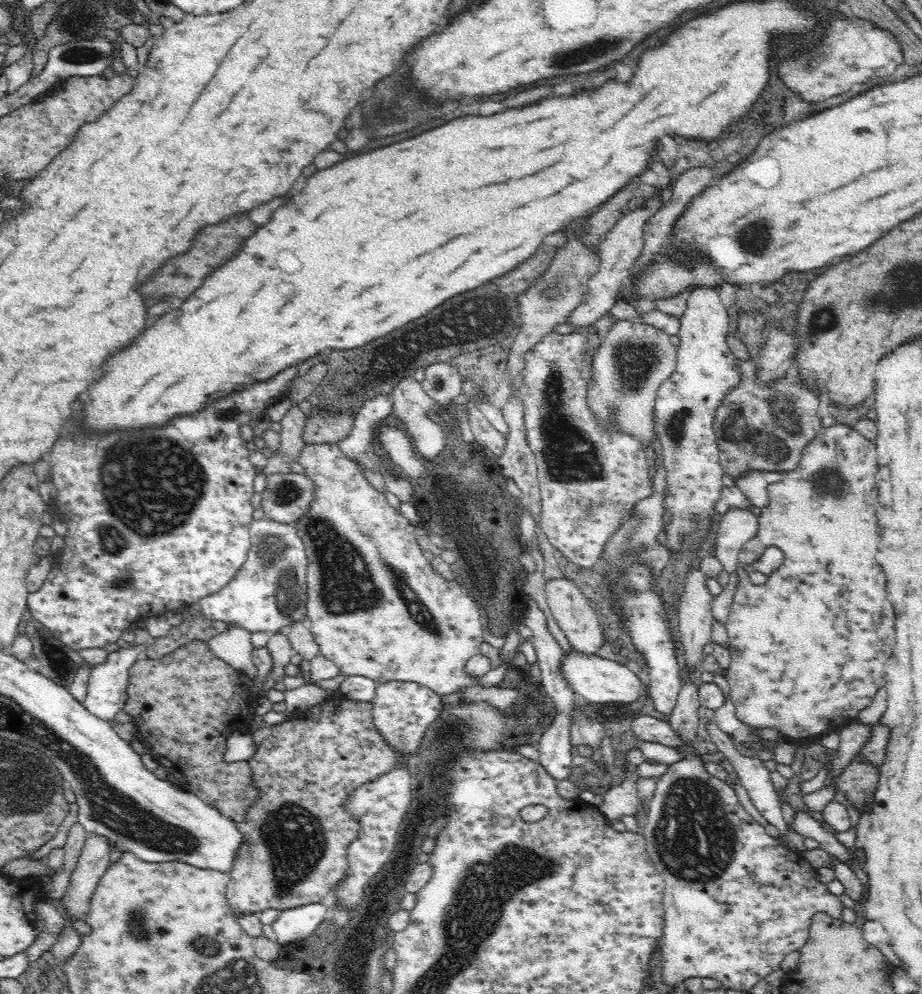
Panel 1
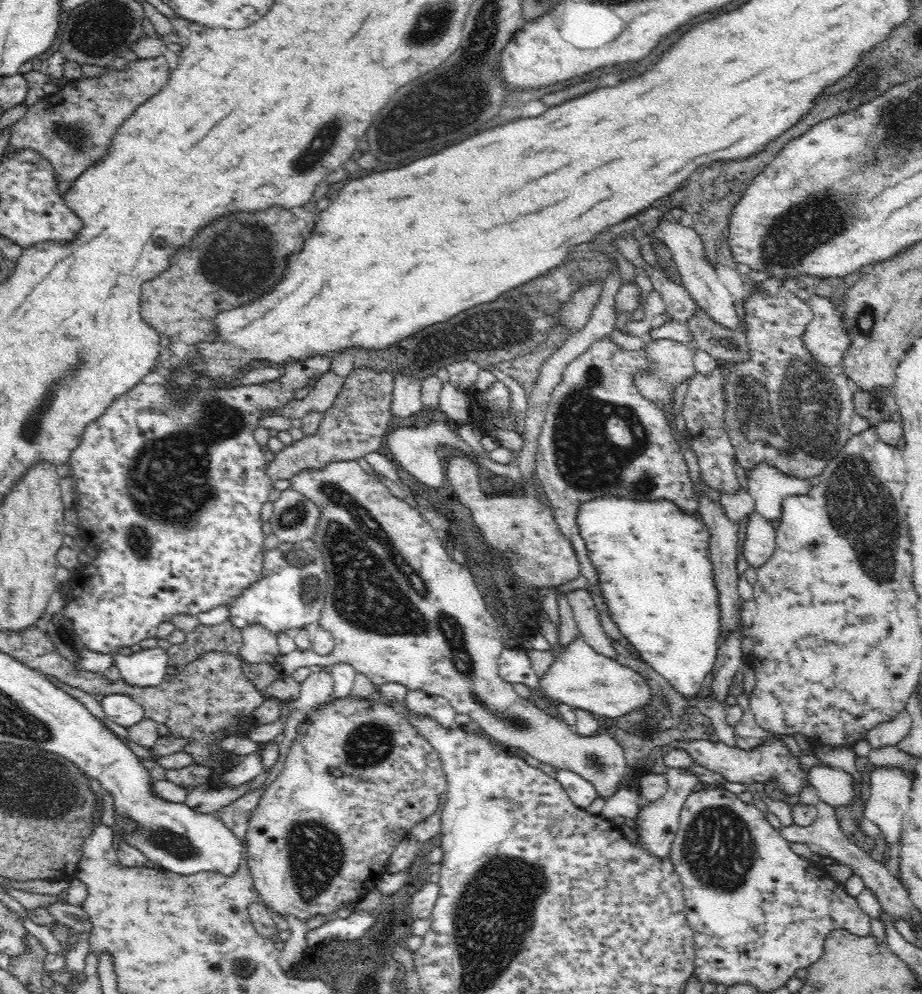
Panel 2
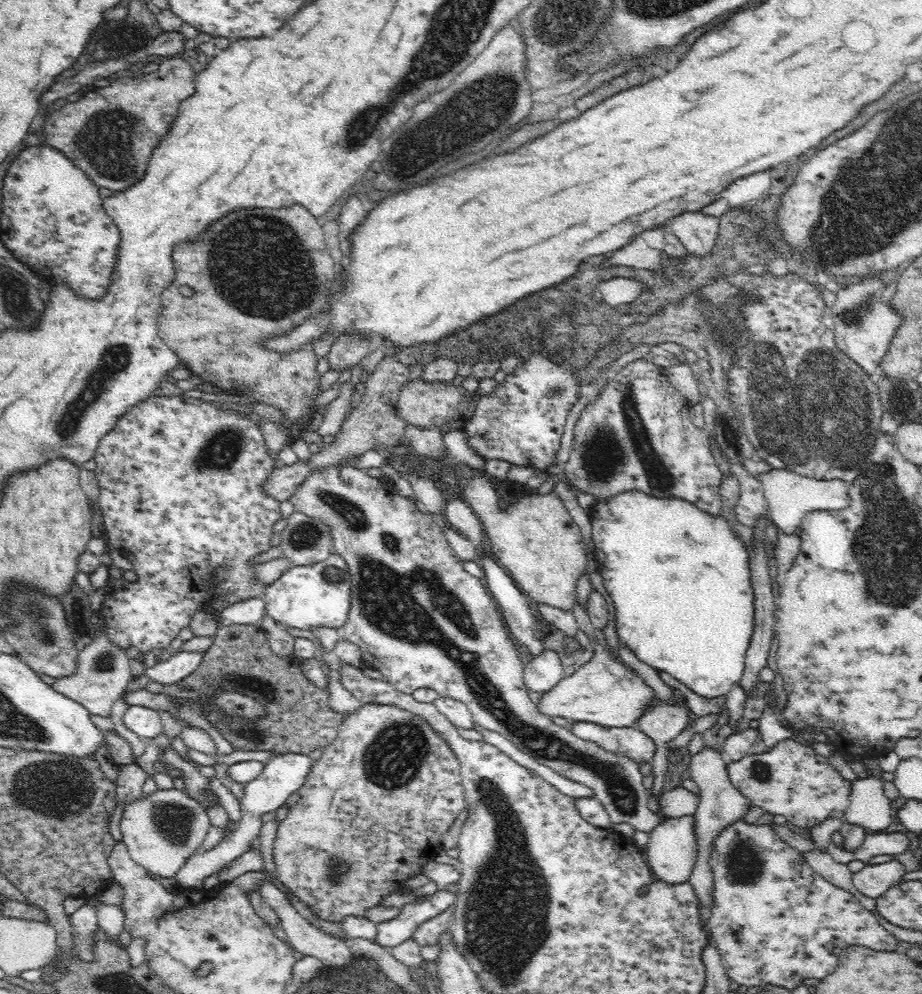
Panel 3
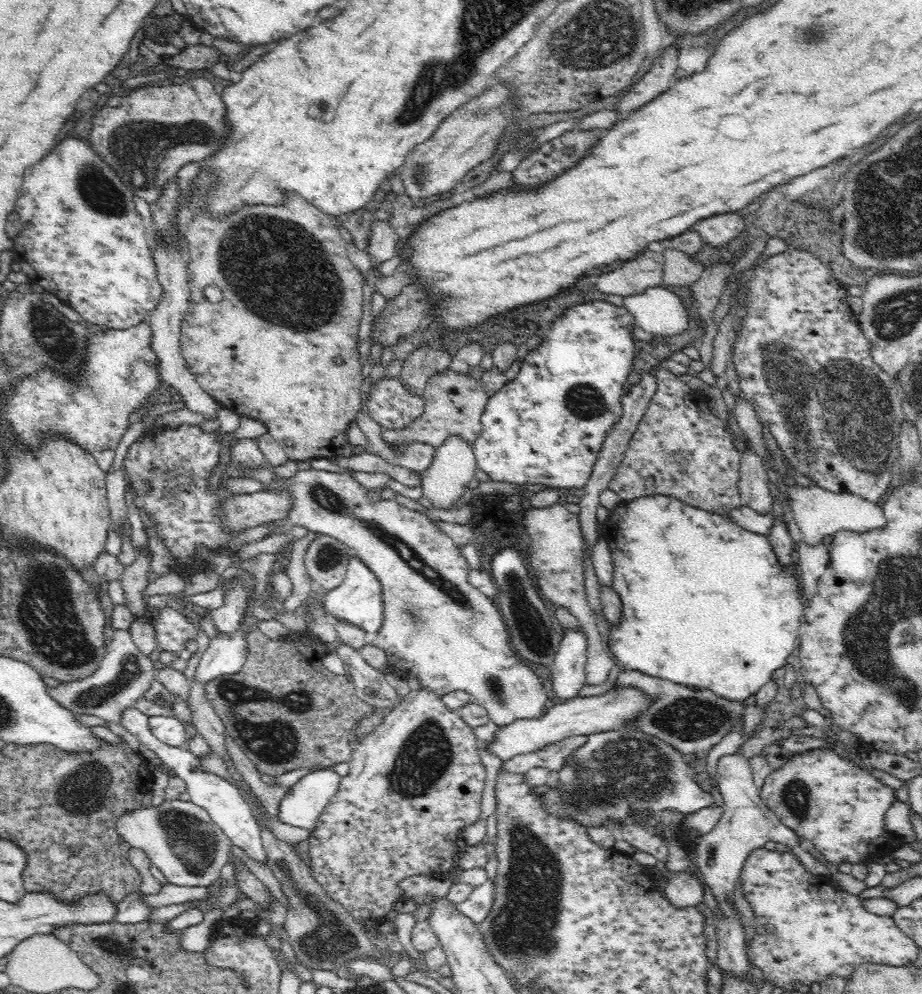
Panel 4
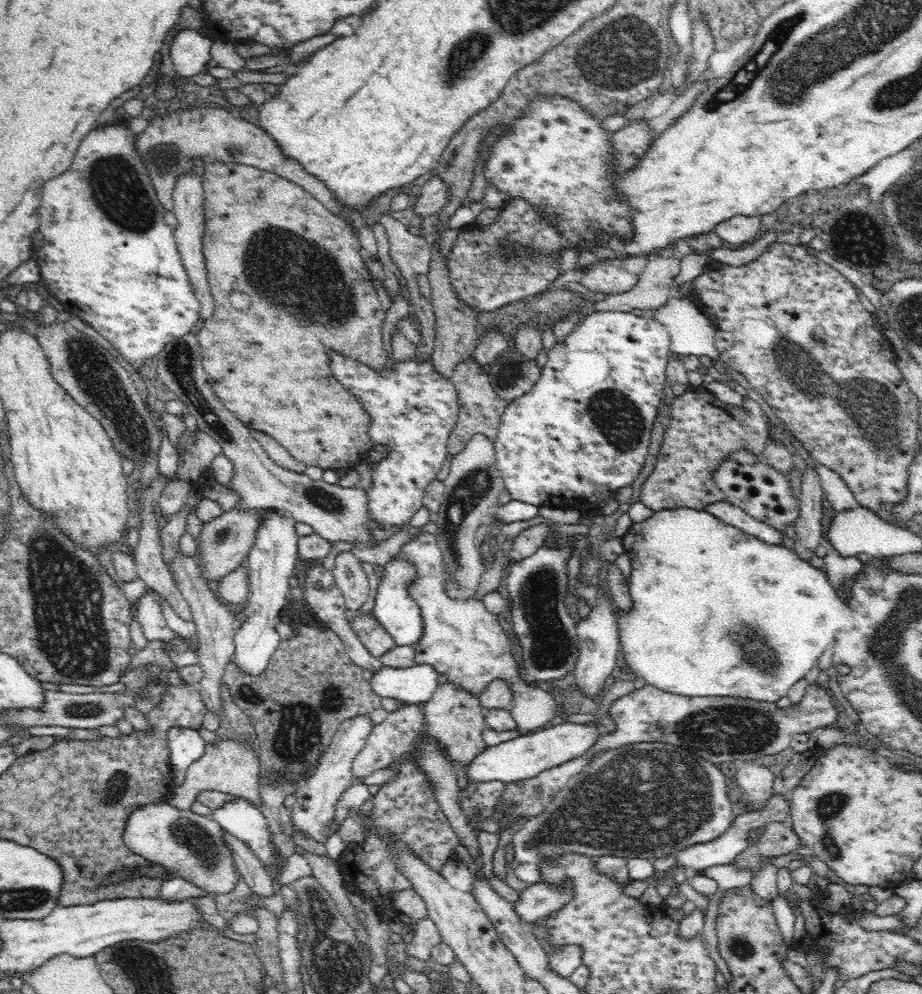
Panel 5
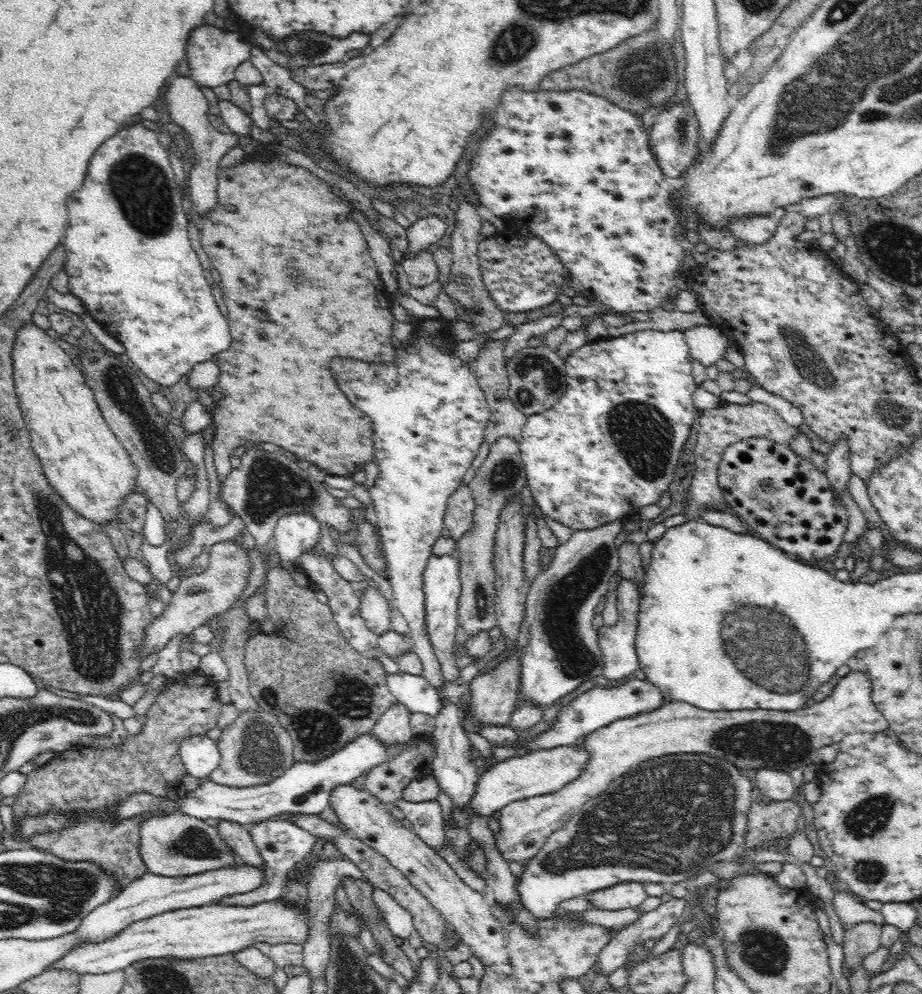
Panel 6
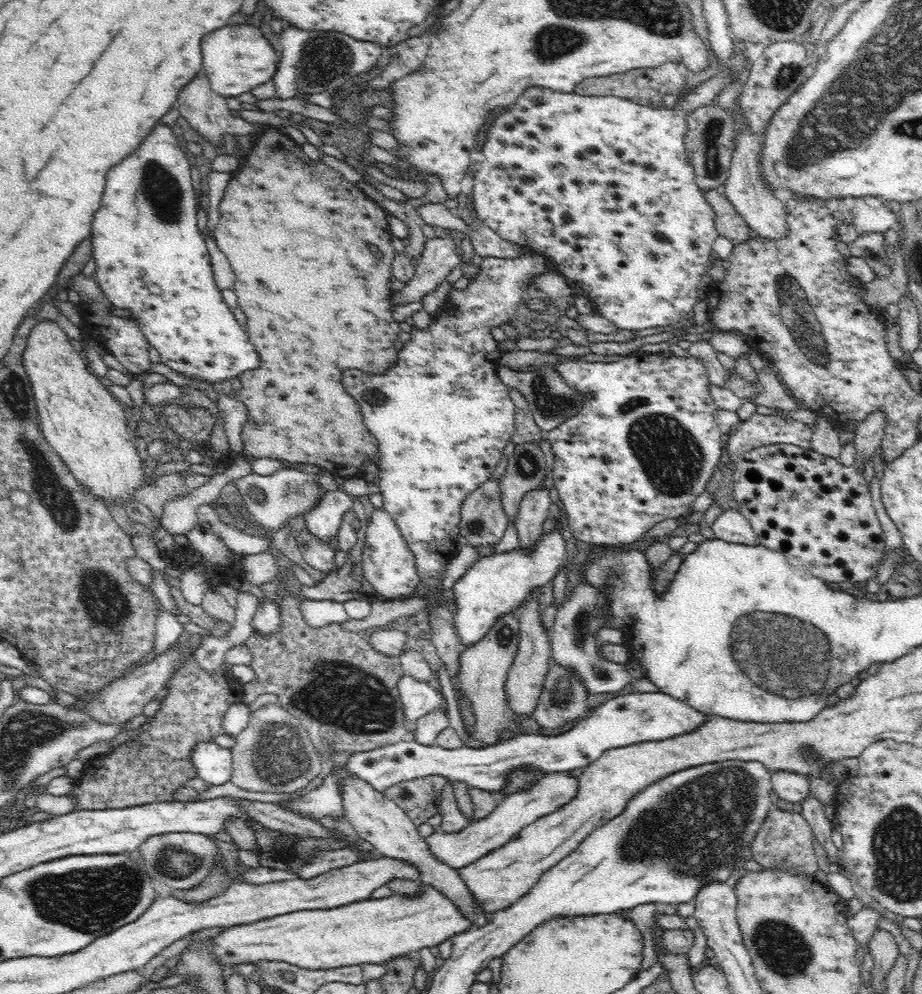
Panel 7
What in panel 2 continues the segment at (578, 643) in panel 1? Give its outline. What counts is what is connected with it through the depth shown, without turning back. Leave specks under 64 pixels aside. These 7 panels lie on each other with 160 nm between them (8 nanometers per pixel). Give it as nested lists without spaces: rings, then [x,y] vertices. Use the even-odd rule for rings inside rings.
[[[576,590],[568,593],[567,597],[576,618],[580,636],[596,652],[614,659],[616,651],[614,651],[612,641],[606,637],[606,632],[598,620],[598,608],[592,595],[585,590]]]

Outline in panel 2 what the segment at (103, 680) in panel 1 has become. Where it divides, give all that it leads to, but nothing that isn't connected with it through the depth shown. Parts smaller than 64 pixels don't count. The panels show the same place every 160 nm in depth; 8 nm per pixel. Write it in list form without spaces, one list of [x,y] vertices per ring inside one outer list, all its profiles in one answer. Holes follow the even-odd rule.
[[[156,647],[152,649],[142,649],[134,652],[131,656],[114,653],[115,667],[126,683],[132,685],[148,686],[160,683],[168,672],[170,663],[168,657],[170,650]],[[110,692],[107,697],[101,700],[101,704],[106,716],[112,722],[116,722],[126,729],[129,726],[137,725],[145,718],[144,708],[125,694],[112,694]]]

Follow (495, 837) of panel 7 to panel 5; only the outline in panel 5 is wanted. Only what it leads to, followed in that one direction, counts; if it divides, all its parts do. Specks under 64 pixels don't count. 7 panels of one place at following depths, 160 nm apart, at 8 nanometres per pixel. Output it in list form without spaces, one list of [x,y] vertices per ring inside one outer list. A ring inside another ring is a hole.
[[[564,723],[554,727],[546,726],[537,729],[529,735],[519,735],[515,739],[488,745],[471,763],[466,777],[472,781],[500,783],[518,783],[523,780],[536,778],[548,769],[559,767],[564,763],[583,757],[595,747],[598,739],[598,728],[592,723],[583,725]]]

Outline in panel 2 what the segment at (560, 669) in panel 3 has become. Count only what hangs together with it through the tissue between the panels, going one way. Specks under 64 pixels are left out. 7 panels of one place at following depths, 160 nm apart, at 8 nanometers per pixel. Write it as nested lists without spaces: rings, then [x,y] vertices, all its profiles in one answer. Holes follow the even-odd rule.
[[[522,648],[501,650],[499,673],[506,682],[524,684],[531,690],[540,691],[540,677],[532,669],[532,661]]]

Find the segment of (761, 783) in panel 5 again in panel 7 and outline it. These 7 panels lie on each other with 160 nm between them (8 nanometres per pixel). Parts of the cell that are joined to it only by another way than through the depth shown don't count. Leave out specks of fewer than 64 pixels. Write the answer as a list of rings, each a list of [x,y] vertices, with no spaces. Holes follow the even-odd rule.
[[[773,771],[773,790],[777,798],[793,803],[803,803],[812,795],[809,776],[792,771]]]

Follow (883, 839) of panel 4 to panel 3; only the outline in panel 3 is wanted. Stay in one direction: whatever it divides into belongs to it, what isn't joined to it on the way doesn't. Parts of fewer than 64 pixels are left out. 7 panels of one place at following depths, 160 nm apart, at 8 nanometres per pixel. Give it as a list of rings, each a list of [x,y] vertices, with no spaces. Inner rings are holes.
[[[792,738],[778,742],[768,753],[745,756],[740,762],[730,763],[729,775],[732,784],[755,806],[772,816],[783,816],[804,831],[811,832],[811,827],[823,821],[829,828],[833,817],[850,824],[846,814],[853,784],[840,775],[828,757]]]

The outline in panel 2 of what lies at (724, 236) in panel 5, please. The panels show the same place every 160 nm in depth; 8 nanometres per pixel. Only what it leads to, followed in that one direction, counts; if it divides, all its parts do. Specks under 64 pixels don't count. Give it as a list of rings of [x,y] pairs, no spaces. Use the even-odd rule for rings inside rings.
[[[661,220],[657,231],[654,234],[655,239],[661,239],[669,248],[671,255],[674,256],[674,262],[678,265],[685,288],[692,295],[692,298],[718,323],[726,328],[736,329],[740,324],[740,318],[734,309],[734,301],[726,287],[721,286],[716,272],[708,268],[706,258],[704,257],[704,246],[700,239],[700,234],[694,227],[684,226],[677,222]]]

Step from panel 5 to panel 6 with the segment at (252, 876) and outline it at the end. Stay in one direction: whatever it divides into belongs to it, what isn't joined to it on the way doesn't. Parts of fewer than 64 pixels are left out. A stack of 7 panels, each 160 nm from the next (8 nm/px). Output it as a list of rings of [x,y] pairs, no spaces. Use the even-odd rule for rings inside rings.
[[[221,821],[218,822],[217,828],[223,848],[238,855],[246,865],[263,868],[264,860],[245,826],[236,822]]]

